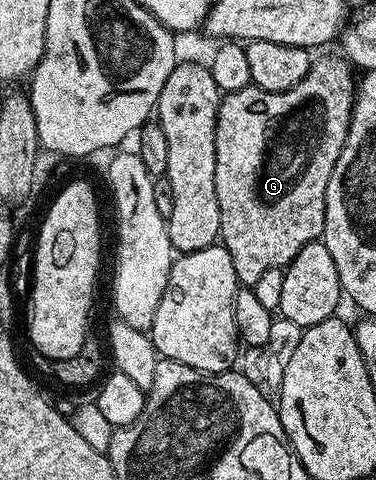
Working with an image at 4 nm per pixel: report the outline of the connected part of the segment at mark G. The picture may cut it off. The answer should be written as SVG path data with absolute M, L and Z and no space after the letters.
M346 57L319 58L312 61L309 72L293 88L281 92L269 92L257 85L246 86L232 94L223 94L217 112L217 168L215 183L217 184L217 208L221 208L221 228L219 238L233 260L233 272L237 272L240 287L255 288L258 282L270 270L282 271L305 248L305 244L318 242L322 239L325 228L325 192L329 188L329 176L333 176L333 168L337 164L337 156L341 156L341 148L347 139L351 113L355 107L357 74Z

